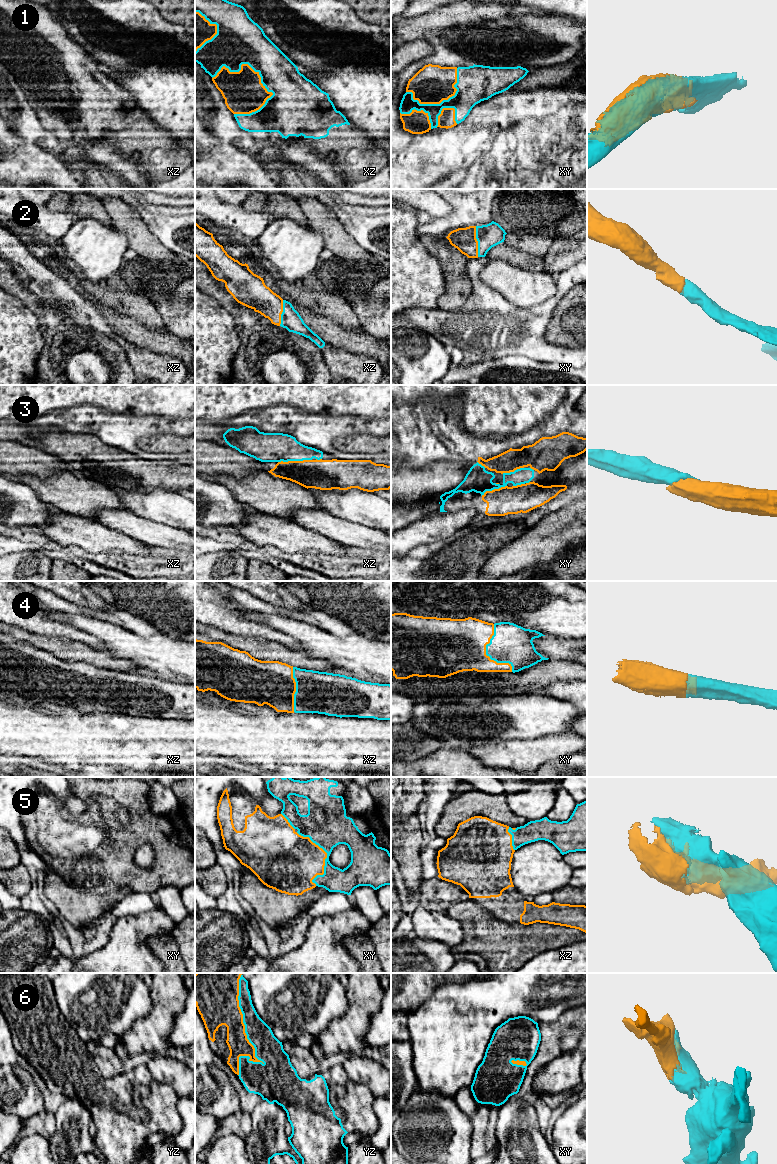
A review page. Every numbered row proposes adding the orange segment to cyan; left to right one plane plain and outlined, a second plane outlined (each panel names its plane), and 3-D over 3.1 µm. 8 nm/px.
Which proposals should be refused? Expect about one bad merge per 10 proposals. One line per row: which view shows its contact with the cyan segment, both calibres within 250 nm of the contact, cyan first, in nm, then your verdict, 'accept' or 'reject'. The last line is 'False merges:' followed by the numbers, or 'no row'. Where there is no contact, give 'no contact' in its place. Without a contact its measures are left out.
1: meets cyan in xz; 380 nm thick on the cyan side, 320 nm on the other; accept
2: meets cyan in xy; 190 nm thick on the cyan side, 190 nm on the other; accept
3: meets cyan in xz; 240 nm thick on the cyan side, 240 nm on the other; accept
4: meets cyan in xy; 320 nm thick on the cyan side, 420 nm on the other; accept
5: meets cyan in xy; 340 nm thick on the cyan side, 380 nm on the other; accept
6: meets cyan in yz; 220 nm thick on the cyan side, 200 nm on the other; accept
False merges: no row

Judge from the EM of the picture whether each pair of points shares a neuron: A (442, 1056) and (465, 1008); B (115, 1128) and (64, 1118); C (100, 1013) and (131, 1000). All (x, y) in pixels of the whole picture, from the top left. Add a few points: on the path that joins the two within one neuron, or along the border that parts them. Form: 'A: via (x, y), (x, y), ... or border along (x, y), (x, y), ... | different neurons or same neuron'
A: via (448, 1044), (449, 1032), (459, 1020) | same neuron
B: border along (81, 1103), (89, 1111), (92, 1119) | different neurons
C: via (108, 1005), (113, 1000), (123, 1000) | same neuron

